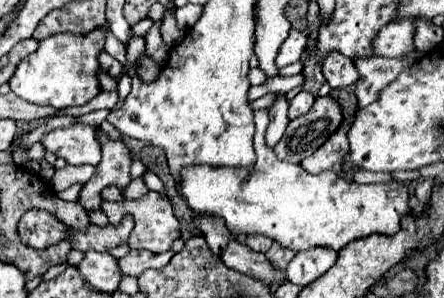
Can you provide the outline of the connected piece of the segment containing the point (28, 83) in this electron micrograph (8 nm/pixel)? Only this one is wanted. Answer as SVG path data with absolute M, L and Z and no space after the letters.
M95 29L95 31L87 33L87 35L53 35L49 39L43 39L39 43L39 49L19 63L15 75L9 81L11 91L15 95L19 95L21 99L29 101L29 103L51 105L55 109L85 105L101 91L101 85L99 85L99 79L97 79L97 73L99 73L101 67L99 67L97 57L103 51L105 51L105 29Z

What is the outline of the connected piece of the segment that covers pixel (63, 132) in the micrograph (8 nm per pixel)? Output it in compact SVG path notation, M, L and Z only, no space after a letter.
M73 125L65 129L55 129L43 137L47 151L63 157L69 165L93 165L97 167L103 157L99 131L89 125Z

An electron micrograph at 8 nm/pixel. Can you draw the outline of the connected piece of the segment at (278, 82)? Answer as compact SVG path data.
M303 73L293 75L293 77L273 77L273 79L267 79L263 85L259 87L251 87L249 89L249 97L251 101L267 95L267 93L273 93L273 95L279 95L279 93L289 93L291 89L297 89L297 87L302 86L305 82L305 76Z

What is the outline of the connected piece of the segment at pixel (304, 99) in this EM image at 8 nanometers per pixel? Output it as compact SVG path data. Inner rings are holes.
M307 91L297 93L289 105L289 119L297 119L297 117L305 115L313 107L313 103L315 103L315 95L311 95Z

